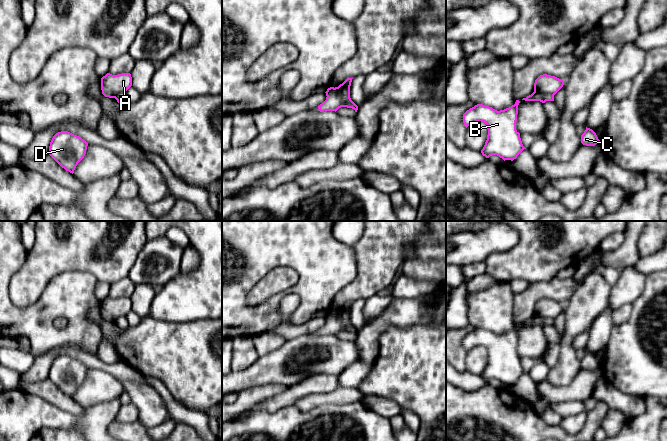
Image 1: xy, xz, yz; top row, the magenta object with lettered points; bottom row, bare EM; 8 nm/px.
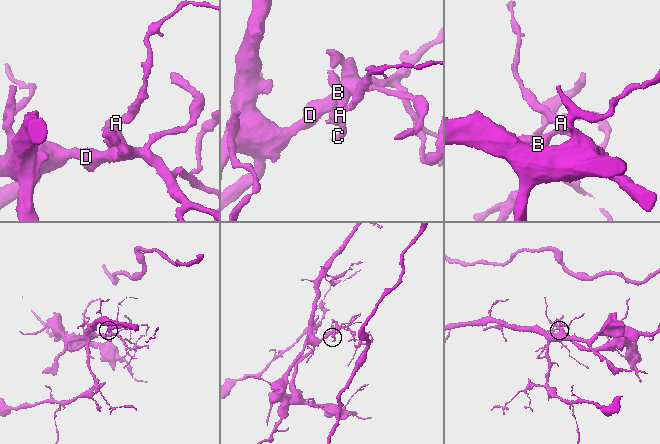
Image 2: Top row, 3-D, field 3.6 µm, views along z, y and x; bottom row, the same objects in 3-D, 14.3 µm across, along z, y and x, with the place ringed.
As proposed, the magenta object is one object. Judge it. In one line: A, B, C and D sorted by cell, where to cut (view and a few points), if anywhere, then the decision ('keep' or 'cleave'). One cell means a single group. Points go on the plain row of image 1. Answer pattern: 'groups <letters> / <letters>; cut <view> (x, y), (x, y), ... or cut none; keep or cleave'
groups A / B C D; cut xz (338, 310), (345, 330); cleave

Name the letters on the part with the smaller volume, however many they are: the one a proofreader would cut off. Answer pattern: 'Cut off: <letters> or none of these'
Cut off: A

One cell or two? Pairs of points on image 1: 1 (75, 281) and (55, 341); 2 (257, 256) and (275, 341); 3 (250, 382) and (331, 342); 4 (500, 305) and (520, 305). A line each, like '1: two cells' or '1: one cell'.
1: one cell
2: two cells
3: one cell
4: two cells

